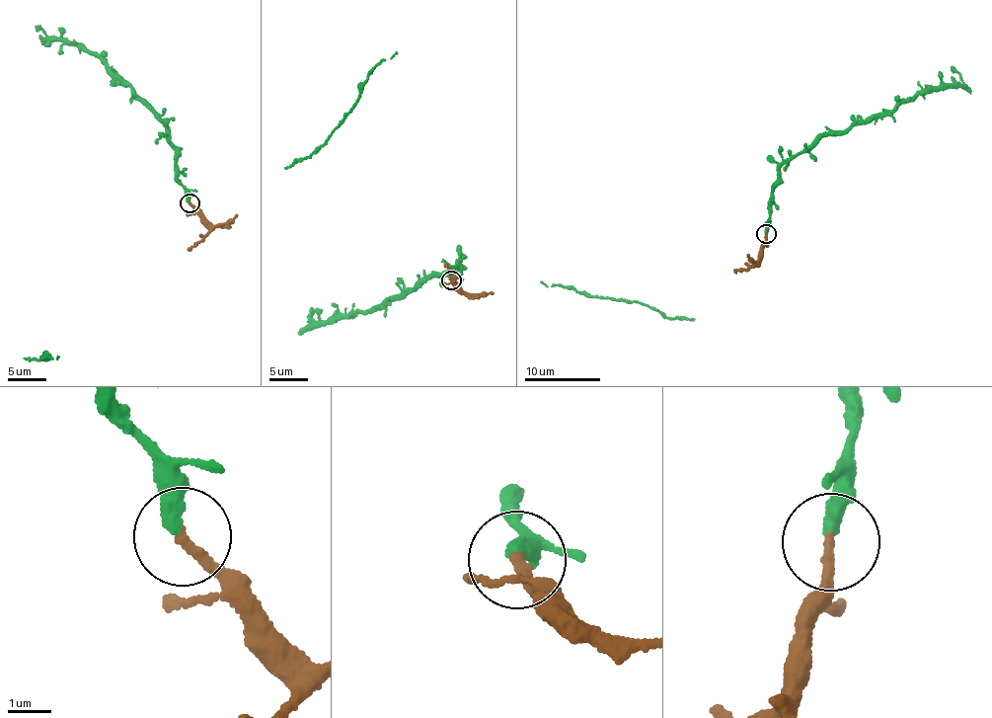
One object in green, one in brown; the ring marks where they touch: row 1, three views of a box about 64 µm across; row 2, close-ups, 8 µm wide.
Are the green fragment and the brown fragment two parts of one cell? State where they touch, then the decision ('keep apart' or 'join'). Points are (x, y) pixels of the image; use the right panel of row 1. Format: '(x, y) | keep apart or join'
(766, 234) | join

